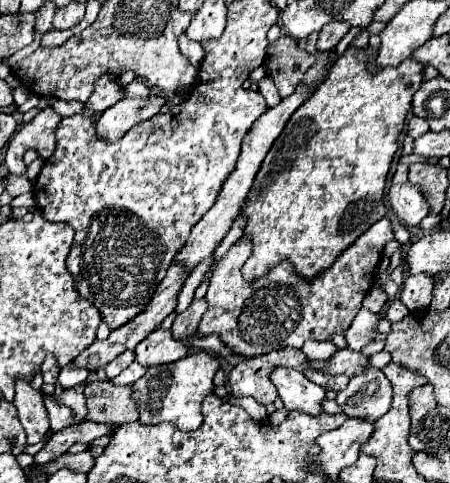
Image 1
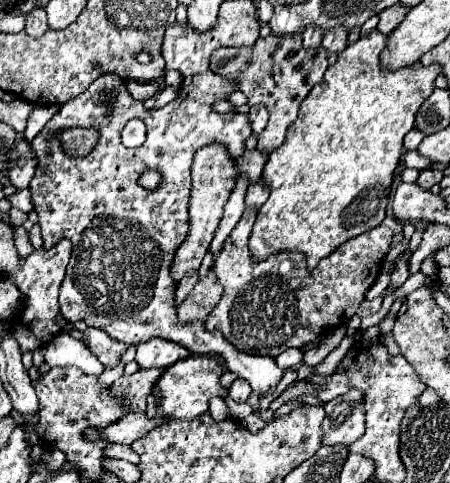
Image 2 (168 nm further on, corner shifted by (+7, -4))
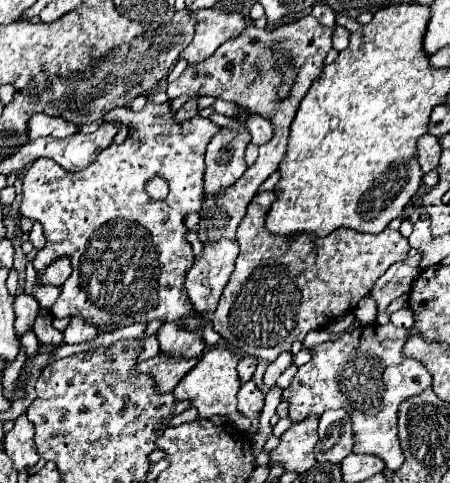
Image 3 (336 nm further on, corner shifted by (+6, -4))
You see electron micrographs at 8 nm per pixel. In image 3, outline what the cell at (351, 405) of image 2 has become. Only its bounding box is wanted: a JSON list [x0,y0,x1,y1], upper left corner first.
[316,408,354,464]

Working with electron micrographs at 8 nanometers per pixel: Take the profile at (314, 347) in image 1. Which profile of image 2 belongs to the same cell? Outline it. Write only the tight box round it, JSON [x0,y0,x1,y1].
[275,348,303,368]

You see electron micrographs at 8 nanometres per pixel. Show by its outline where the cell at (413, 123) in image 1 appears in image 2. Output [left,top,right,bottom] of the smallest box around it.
[405,128,425,150]

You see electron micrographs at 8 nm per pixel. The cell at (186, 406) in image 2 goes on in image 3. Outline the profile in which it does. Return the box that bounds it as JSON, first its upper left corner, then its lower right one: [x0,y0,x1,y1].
[172,348,252,432]

